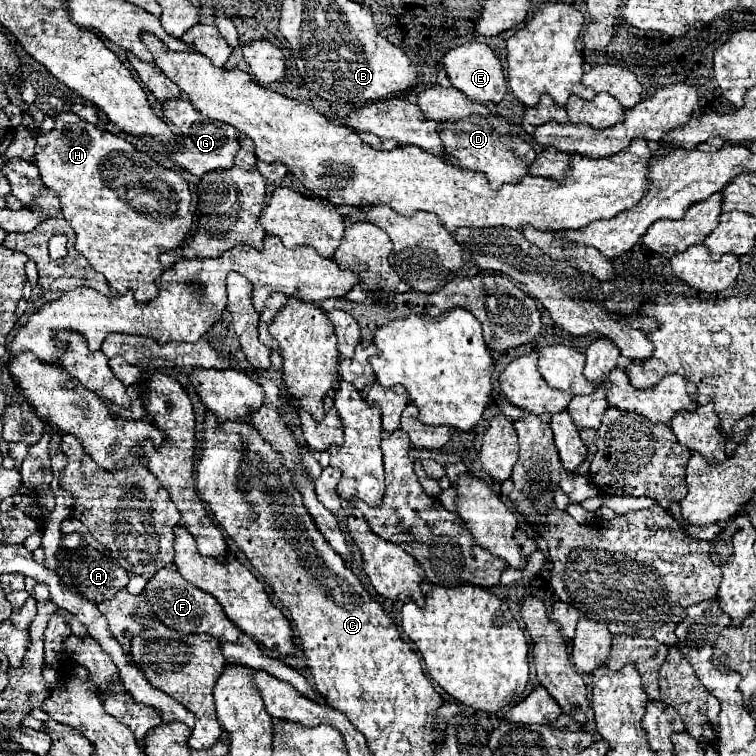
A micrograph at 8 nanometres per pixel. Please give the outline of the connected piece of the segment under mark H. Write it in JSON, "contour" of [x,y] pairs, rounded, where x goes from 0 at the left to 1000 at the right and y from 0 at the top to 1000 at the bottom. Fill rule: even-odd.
{"contour":[[[78,149],[73,160],[73,171],[46,187],[46,216],[60,247],[78,258],[83,287],[102,308],[99,329],[126,358],[134,358],[142,366],[149,385],[165,390],[173,382],[181,401],[197,401],[208,393],[205,372],[216,361],[210,337],[242,327],[247,311],[255,306],[255,284],[250,276],[253,250],[247,239],[224,213],[216,200],[218,192],[208,194],[202,189],[197,200],[184,200],[171,187],[144,173],[134,173],[131,168],[104,157],[99,149]]]}

